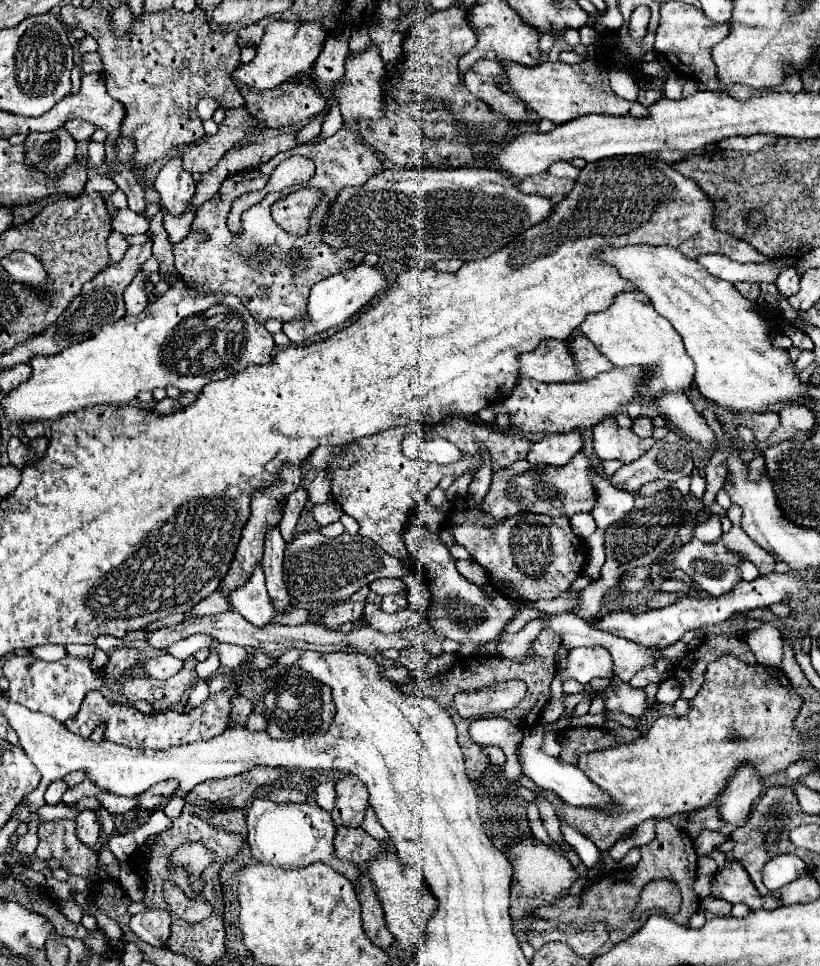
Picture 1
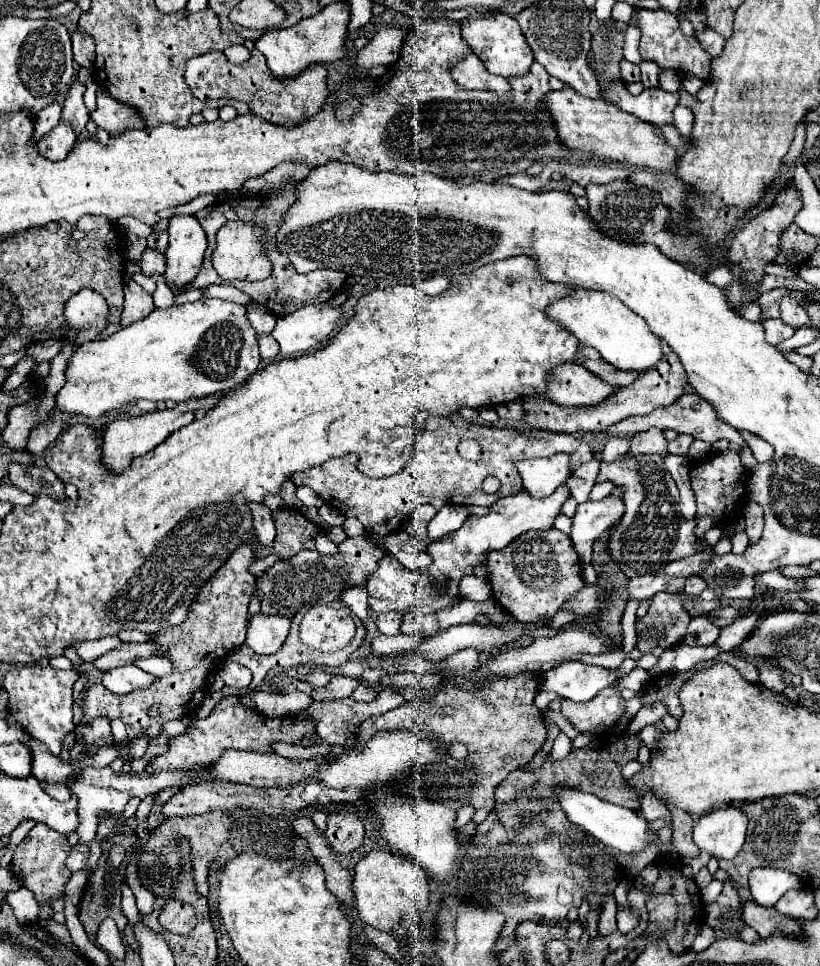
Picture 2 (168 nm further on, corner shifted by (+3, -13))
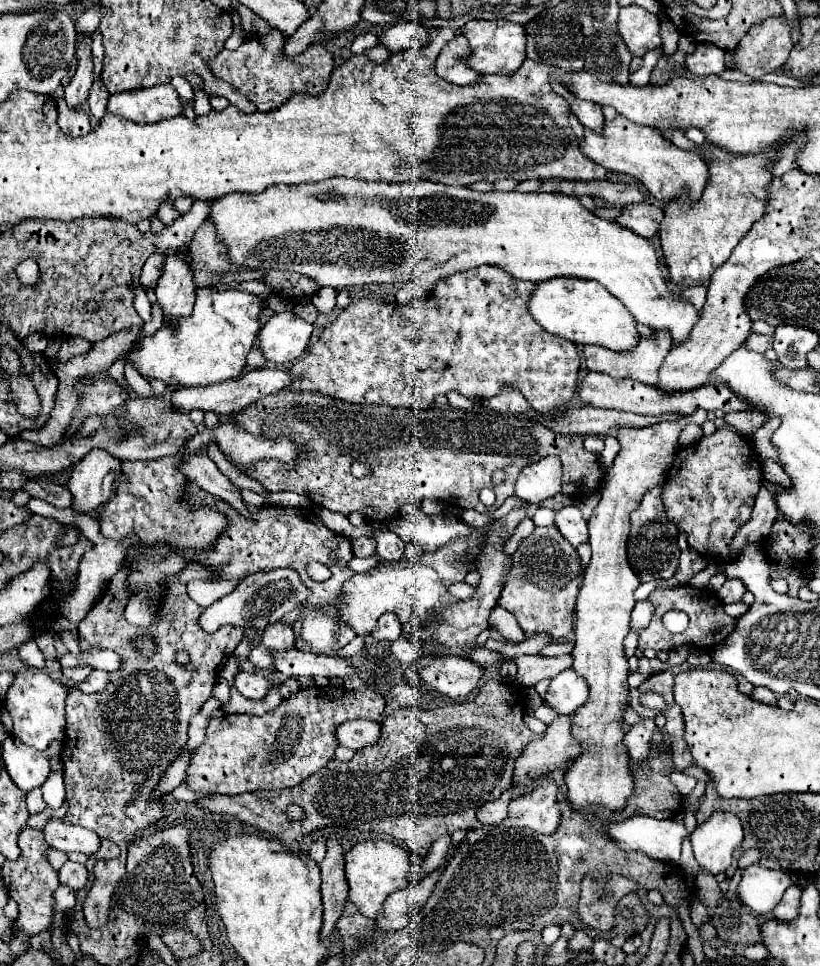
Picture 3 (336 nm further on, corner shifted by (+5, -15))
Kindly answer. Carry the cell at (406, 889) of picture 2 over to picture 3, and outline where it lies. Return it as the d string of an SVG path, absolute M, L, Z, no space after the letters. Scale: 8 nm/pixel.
M362 841L356 843L346 855L344 855L344 871L348 881L348 899L358 907L358 911L366 917L376 917L378 911L382 911L384 899L408 885L408 873L414 869L414 863L410 859L410 853L390 841Z

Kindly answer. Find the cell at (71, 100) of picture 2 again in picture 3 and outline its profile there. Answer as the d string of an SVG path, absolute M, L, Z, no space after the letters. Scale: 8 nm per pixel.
M84 37L82 41L76 43L76 59L78 59L76 75L64 89L64 99L70 103L70 107L82 107L88 101L88 91L94 81L92 77L92 71L94 71L92 37Z

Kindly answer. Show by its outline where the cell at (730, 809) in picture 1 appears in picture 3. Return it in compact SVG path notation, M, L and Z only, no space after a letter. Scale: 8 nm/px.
M714 813L690 835L694 857L710 875L724 873L730 867L732 853L742 839L742 825L734 813Z

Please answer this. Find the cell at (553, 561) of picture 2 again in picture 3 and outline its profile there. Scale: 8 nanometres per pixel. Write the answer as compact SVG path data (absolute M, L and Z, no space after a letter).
M536 527L514 553L514 569L500 593L498 605L518 619L526 635L548 633L554 639L564 639L572 631L580 573L582 565L578 551L556 531L556 527Z

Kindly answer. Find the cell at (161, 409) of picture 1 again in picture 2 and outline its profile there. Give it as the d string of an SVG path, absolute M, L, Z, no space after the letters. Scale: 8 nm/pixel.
M216 393L216 397L208 397L208 401L198 401L198 403L184 401L184 403L178 403L176 409L162 409L162 411L154 411L154 413L146 413L146 415L138 415L138 417L120 419L120 421L110 423L104 431L104 449L102 449L104 465L108 465L108 469L112 469L112 471L124 471L124 467L128 467L134 457L140 457L148 451L152 451L172 431L188 425L194 419L194 409L210 409L212 405L216 405L218 399L220 399L220 395Z

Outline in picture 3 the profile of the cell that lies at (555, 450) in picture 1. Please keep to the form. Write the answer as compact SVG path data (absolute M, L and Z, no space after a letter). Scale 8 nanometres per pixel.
M546 457L522 469L516 481L516 495L528 505L536 505L560 493L560 487L562 487L562 465L554 457Z

